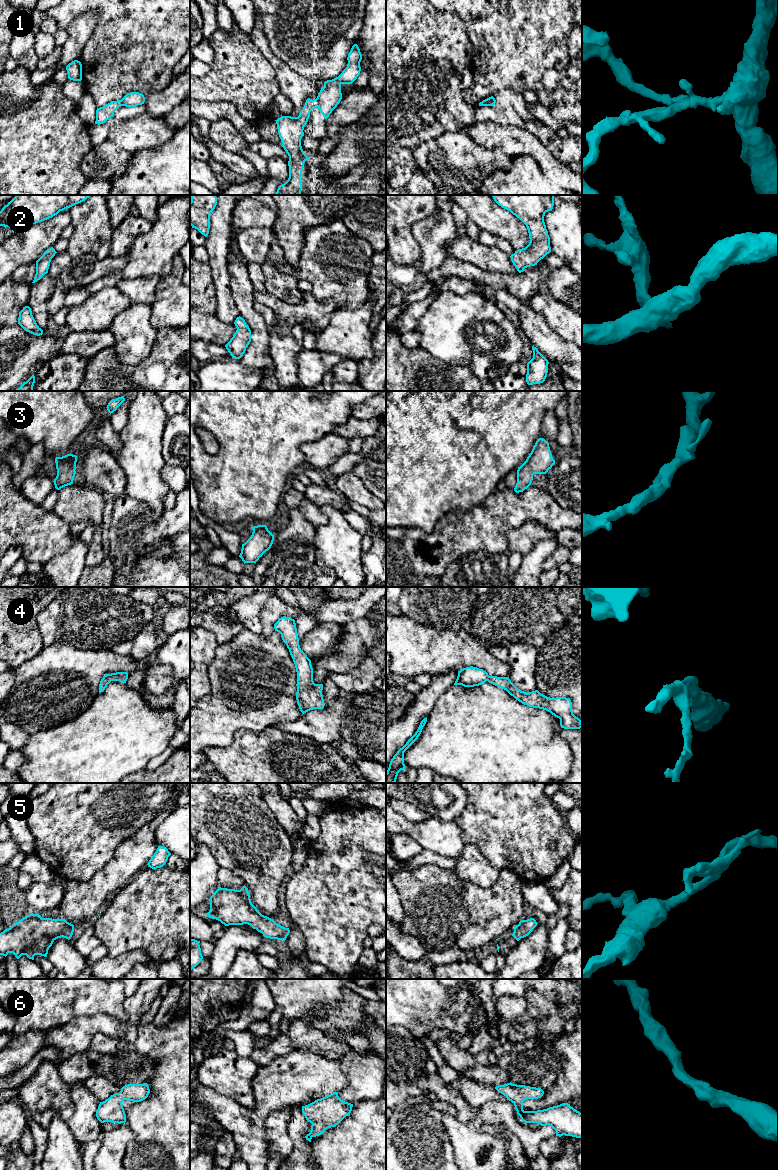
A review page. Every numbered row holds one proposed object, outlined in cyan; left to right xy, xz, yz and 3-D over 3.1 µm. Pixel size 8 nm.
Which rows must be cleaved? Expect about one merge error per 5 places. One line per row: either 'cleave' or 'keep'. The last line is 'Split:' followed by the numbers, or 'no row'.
1: cleave
2: keep
3: keep
4: keep
5: keep
6: keep
Split: 1

